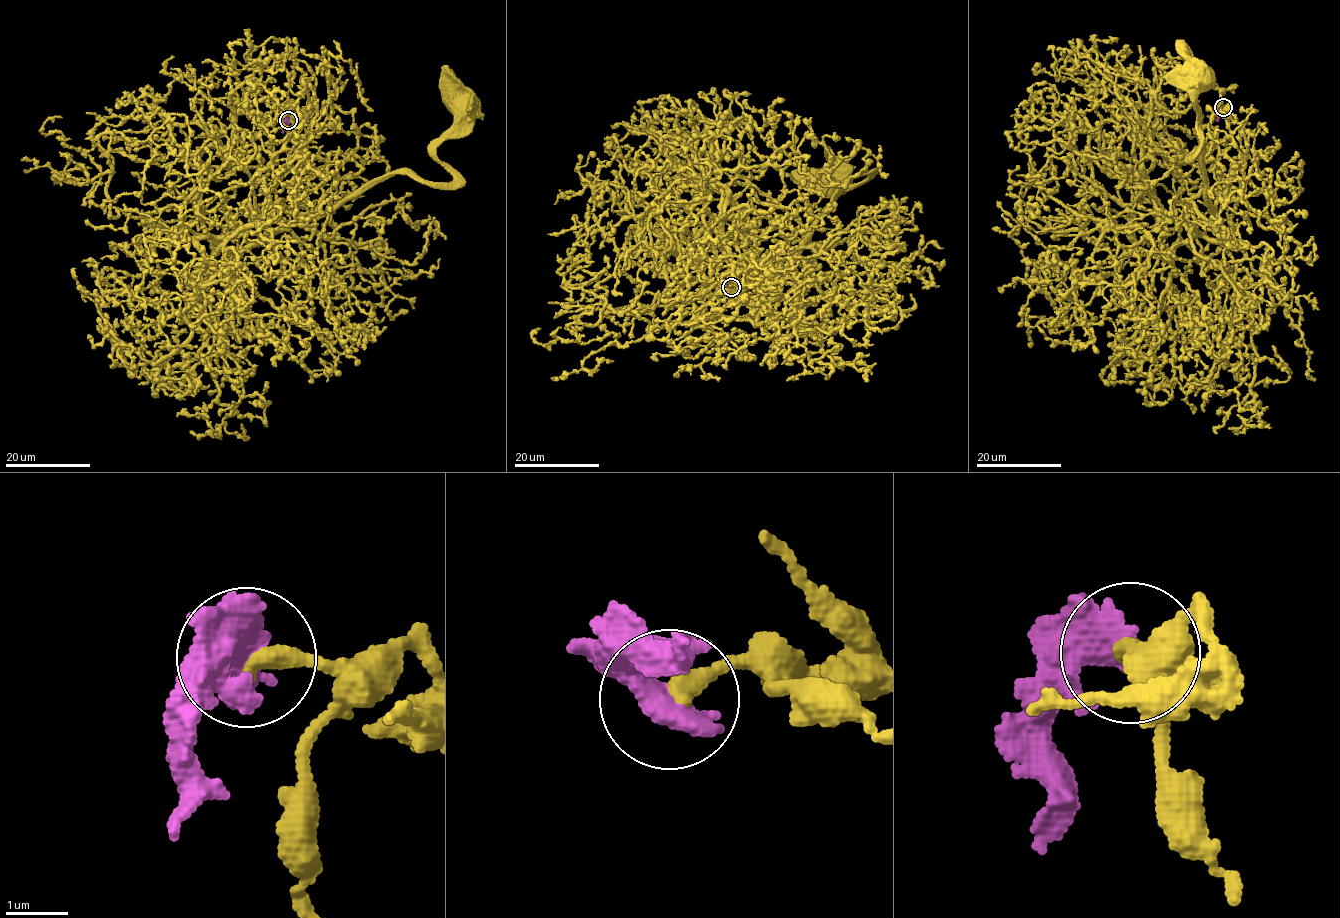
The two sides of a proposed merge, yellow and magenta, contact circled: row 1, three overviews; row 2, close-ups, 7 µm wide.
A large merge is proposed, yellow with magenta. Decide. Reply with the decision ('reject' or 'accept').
reject

